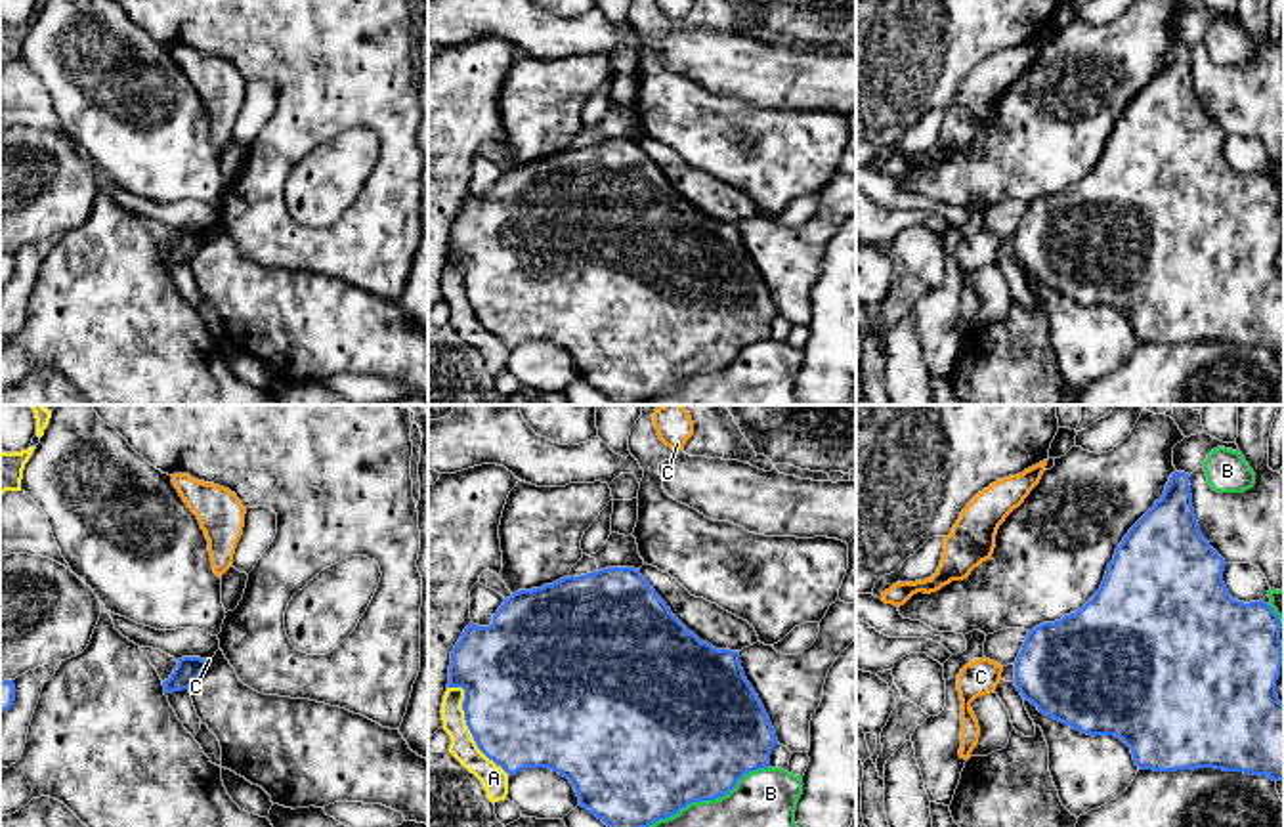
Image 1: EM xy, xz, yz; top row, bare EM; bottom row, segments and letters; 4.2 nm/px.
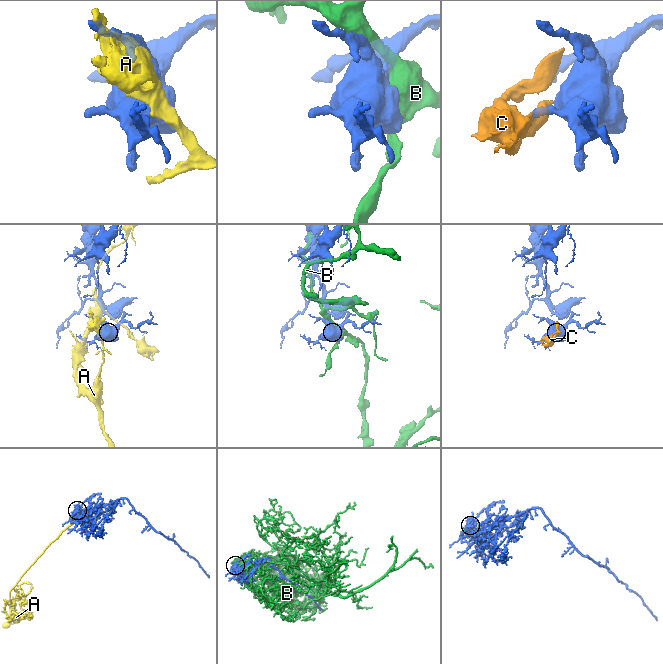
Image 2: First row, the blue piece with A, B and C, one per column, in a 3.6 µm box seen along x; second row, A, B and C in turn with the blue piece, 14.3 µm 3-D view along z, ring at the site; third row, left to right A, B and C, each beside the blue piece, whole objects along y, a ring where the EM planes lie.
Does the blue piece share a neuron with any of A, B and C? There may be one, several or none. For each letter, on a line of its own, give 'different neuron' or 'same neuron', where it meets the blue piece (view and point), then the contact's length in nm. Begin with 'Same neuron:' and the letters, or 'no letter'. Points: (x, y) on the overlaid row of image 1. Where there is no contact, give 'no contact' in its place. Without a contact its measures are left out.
Same neuron: no letter
A: different neuron | xz (467, 724) | 460 nm
B: different neuron | xz (707, 799) | 550 nm
C: different neuron | xy (205, 663) | 40 nm

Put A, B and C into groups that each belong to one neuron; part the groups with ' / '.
A / B / C

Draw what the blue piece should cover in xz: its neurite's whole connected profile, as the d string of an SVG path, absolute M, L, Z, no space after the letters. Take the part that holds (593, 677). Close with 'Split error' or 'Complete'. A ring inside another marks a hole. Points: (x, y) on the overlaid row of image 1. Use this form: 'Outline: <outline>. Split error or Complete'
Outline: M606 567L581 577L564 577L541 588L518 590L503 602L489 626L470 623L451 651L447 688L464 689L464 720L478 749L508 775L525 768L548 768L567 777L579 804L608 827L650 827L659 819L678 814L692 802L715 800L728 795L749 772L768 768L772 749L778 745L770 718L747 682L739 653L717 649L690 632L655 594L634 567Z. Complete

